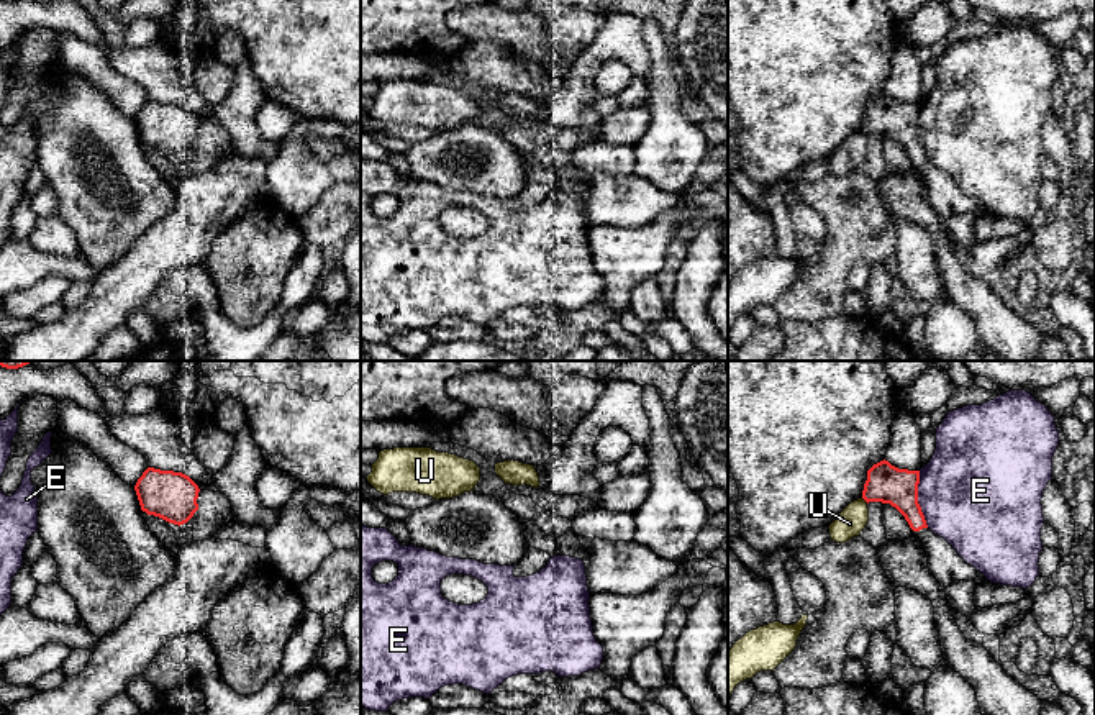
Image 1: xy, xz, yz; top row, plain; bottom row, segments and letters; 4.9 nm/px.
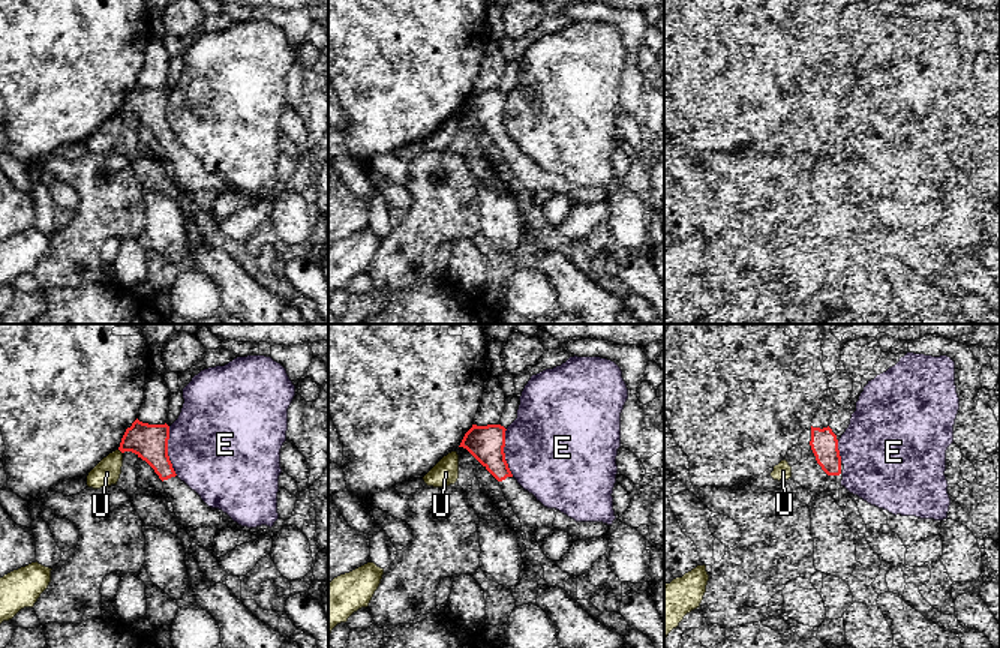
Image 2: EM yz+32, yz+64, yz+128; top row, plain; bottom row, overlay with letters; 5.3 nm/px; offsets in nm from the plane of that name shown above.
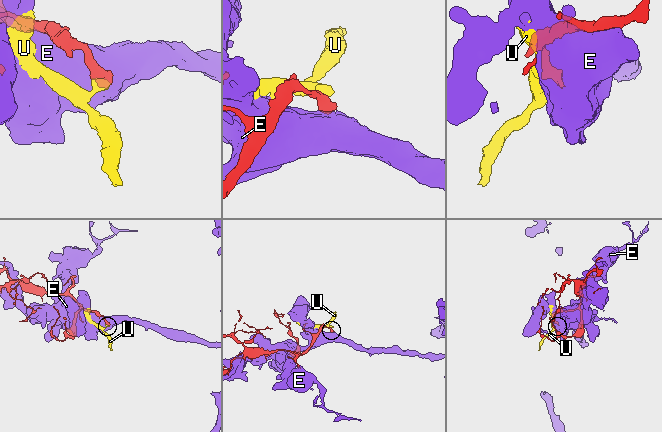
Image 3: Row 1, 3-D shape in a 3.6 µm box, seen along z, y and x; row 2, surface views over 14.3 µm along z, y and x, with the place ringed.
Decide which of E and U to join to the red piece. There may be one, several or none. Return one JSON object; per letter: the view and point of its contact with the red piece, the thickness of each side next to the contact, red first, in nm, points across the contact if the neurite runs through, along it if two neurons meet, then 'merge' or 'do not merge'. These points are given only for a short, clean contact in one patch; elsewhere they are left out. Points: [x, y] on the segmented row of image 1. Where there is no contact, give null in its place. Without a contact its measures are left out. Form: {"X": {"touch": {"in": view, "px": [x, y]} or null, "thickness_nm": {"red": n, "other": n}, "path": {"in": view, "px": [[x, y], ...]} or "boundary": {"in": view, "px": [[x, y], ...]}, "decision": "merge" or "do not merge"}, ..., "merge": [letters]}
{"E": {"touch": {"in": "yz", "px": [917, 499]}, "thickness_nm": {"red": 190, "other": 480}, "decision": "do not merge"}, "U": {"touch": {"in": "yz", "px": [864, 499]}, "thickness_nm": {"red": 190, "other": 140}, "decision": "do not merge"}, "merge": []}

